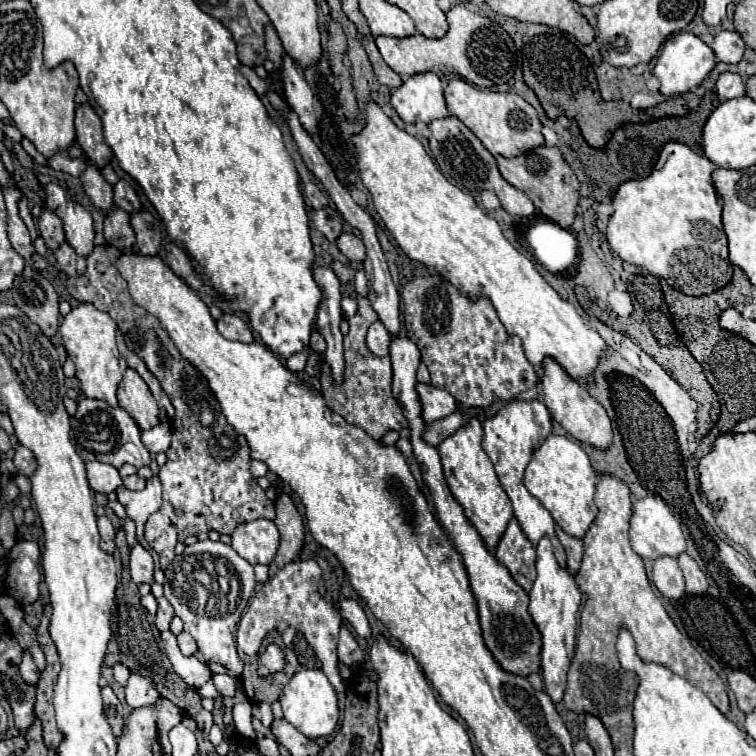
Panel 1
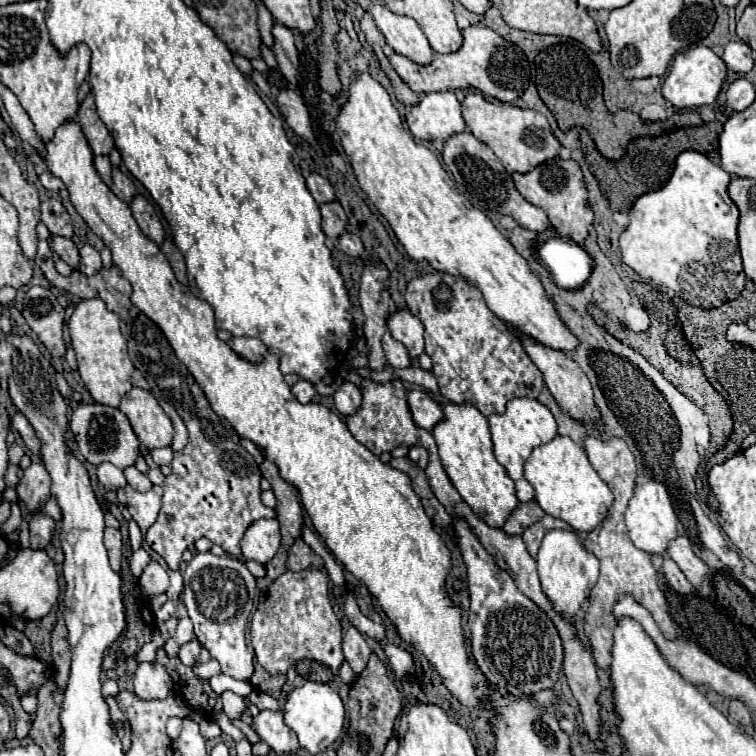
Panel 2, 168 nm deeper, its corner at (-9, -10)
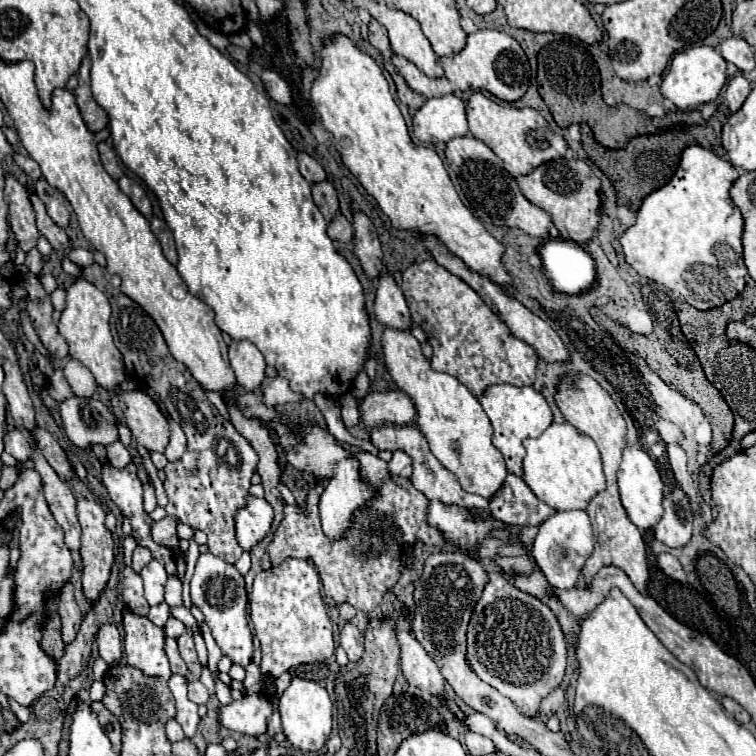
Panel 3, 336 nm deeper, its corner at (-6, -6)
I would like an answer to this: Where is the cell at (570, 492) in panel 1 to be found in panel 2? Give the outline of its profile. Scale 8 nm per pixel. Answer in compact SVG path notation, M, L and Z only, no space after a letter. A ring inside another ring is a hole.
M557 434L551 442L537 446L525 462L525 480L533 486L535 500L545 514L565 520L577 532L591 532L601 526L613 504L613 492L593 470L585 450L569 436Z

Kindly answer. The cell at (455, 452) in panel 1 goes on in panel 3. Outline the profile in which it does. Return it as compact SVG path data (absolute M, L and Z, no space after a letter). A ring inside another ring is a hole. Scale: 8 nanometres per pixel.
M386 328L382 334L382 348L392 380L416 402L418 428L426 436L432 454L446 470L456 474L462 490L480 494L486 500L494 498L508 470L502 454L492 446L492 424L480 402L454 376L434 372L430 360L422 356L420 344L410 332Z

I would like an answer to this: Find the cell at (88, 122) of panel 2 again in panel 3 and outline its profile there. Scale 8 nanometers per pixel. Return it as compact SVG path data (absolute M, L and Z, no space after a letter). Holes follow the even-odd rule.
M88 56L82 60L82 66L78 70L78 88L74 90L74 94L76 94L76 104L80 108L82 120L86 122L88 130L94 134L104 130L108 126L108 116L92 98L92 92L90 92L90 58Z

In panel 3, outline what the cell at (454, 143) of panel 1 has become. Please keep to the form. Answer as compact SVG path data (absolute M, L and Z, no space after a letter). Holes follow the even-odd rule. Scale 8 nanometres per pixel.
M472 134L452 138L446 144L446 160L450 166L450 178L454 182L454 188L460 196L466 198L472 212L484 222L484 224L496 224L496 226L510 226L520 228L530 236L544 238L548 236L548 224L550 216L528 202L524 194L520 192L514 176L510 176L504 168L500 158L478 138Z

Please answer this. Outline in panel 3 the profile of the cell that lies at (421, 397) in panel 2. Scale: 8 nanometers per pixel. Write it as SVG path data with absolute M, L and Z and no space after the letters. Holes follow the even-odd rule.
M372 392L362 404L360 412L364 418L364 424L368 428L378 426L380 422L388 424L408 424L416 420L416 406L414 400L402 392Z

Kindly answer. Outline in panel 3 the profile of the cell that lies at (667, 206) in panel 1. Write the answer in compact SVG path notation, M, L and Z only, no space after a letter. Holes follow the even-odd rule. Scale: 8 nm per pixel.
M688 146L682 156L676 174L668 184L662 188L650 192L636 214L636 224L630 226L622 238L620 244L624 248L626 262L640 274L646 276L668 290L682 296L690 306L698 310L710 310L716 306L722 306L724 302L734 300L744 284L746 284L746 266L742 258L742 214L734 206L728 190L732 182L738 178L738 170L712 154L710 150L702 146Z

